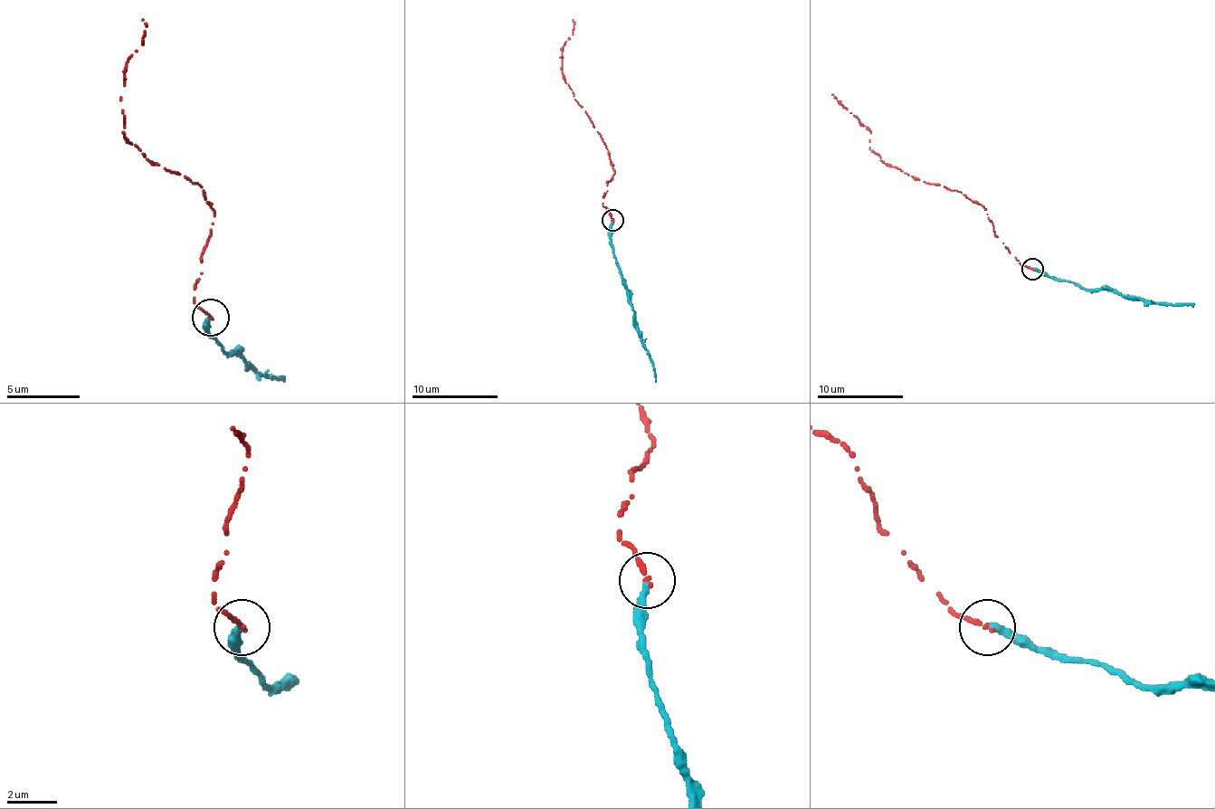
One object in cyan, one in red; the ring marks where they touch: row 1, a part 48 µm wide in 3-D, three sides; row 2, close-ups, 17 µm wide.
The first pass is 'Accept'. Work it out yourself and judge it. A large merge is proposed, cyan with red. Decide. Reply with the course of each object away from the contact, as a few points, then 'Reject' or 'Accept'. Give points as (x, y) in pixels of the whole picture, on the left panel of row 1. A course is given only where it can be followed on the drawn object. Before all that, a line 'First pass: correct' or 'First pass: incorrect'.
First pass: incorrect
Course of cyan: (210, 318), (206, 329), (224, 351), (235, 351), (265, 376), (283, 376). Course of red: (210, 318), (194, 303), (213, 215), (203, 185), (151, 164), (125, 138), (125, 61), (144, 46), (144, 21). Reject

